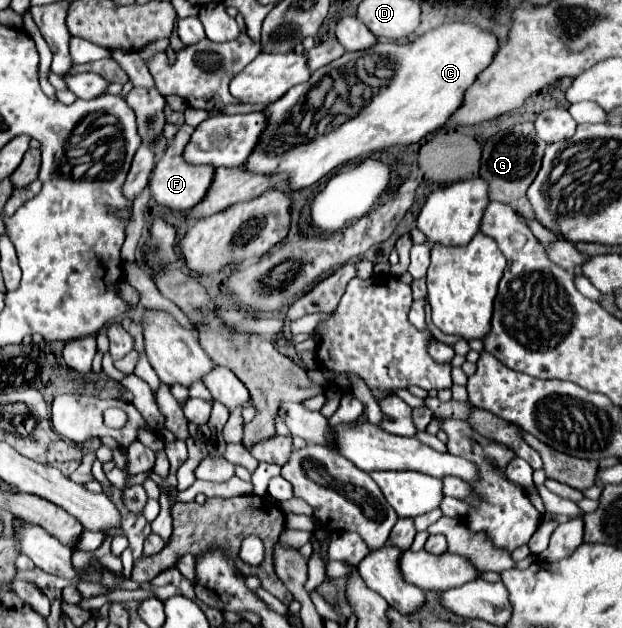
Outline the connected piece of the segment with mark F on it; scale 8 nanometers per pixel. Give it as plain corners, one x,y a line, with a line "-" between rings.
182,124
180,130
176,132
174,140
168,144
164,156
160,158
160,162
156,164
152,178
150,178
150,192
152,198
162,204
162,206
170,206
170,208
178,208
178,210
190,210
194,208
198,202
204,200
204,196
208,194
210,186
212,186
212,178
214,178
214,166
208,164
200,164
194,166
190,162
184,160
184,148
190,142
190,136
194,132
194,126

